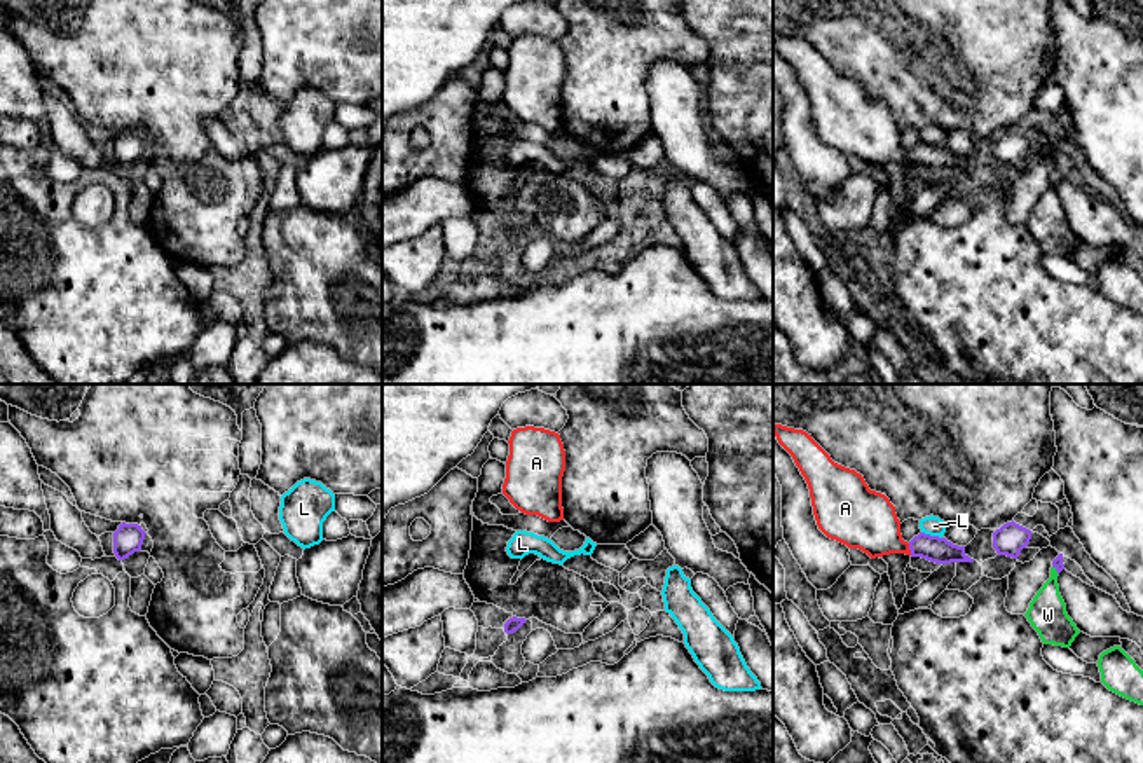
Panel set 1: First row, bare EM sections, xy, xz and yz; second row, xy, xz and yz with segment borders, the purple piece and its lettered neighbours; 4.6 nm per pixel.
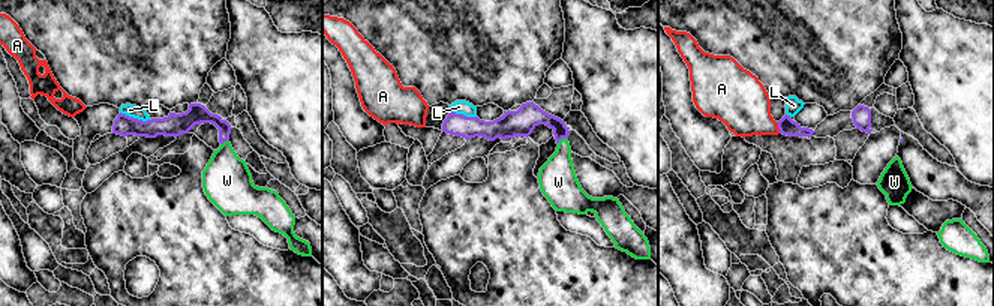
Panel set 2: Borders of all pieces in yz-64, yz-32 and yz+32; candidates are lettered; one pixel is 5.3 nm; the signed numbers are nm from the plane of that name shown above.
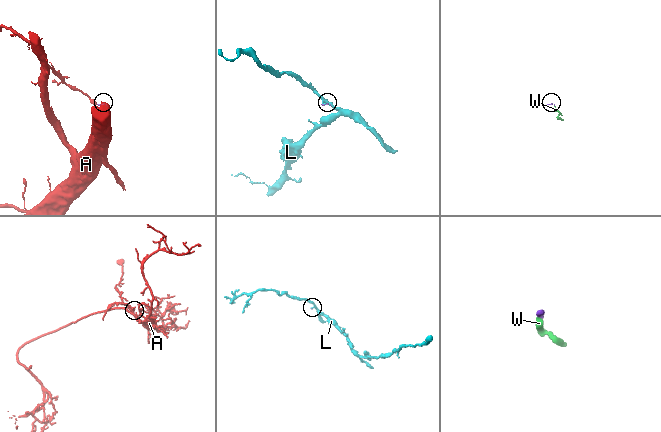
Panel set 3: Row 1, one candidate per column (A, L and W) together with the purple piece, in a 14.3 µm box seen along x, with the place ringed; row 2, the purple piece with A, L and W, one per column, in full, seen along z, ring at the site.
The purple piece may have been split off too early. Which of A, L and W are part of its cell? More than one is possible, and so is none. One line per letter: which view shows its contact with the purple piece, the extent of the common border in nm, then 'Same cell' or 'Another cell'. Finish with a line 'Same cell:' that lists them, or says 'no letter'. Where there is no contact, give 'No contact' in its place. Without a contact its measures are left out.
A: Touches purple in yz. Shared border 60 nm. Same cell
L: Touches purple in yz. Shared border 100 nm. Another cell
W: Touches purple in yz. Shared border 50 nm. Same cell
Same cell: A, W

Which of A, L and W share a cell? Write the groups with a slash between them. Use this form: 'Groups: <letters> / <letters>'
Groups: A W / L

